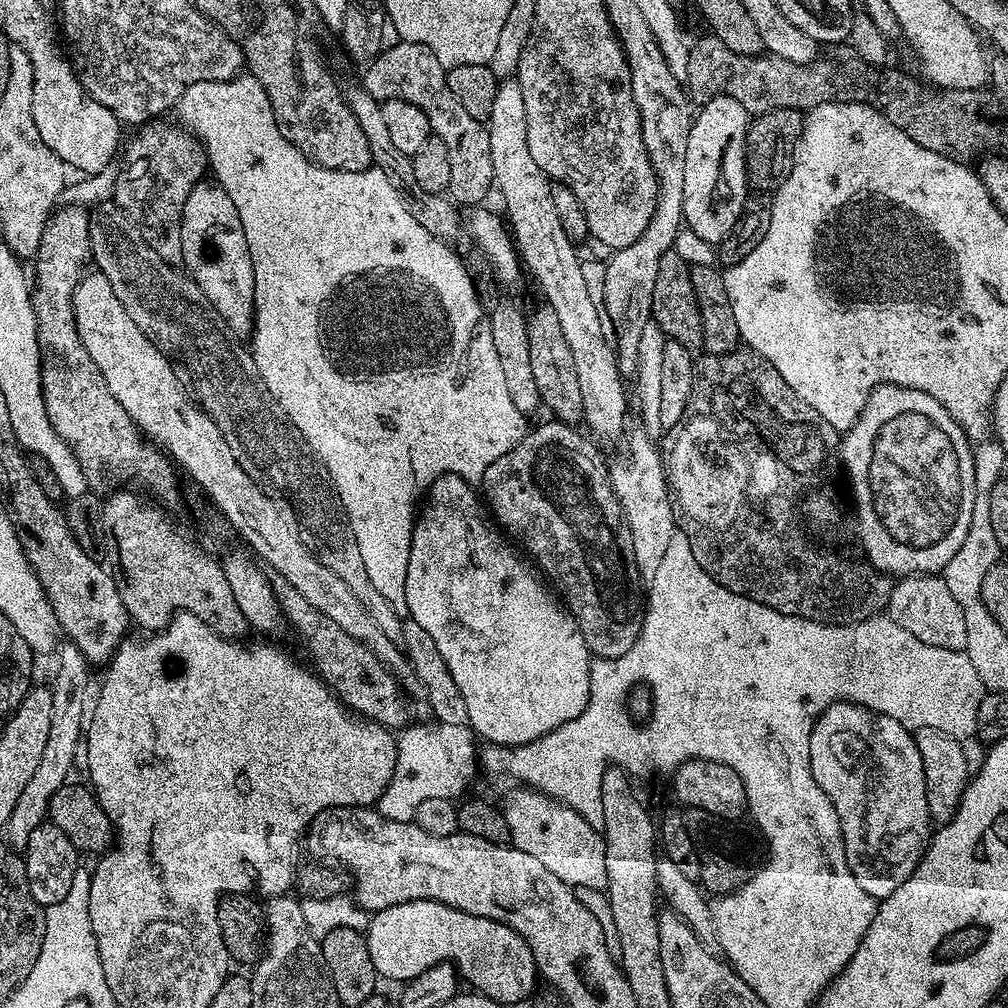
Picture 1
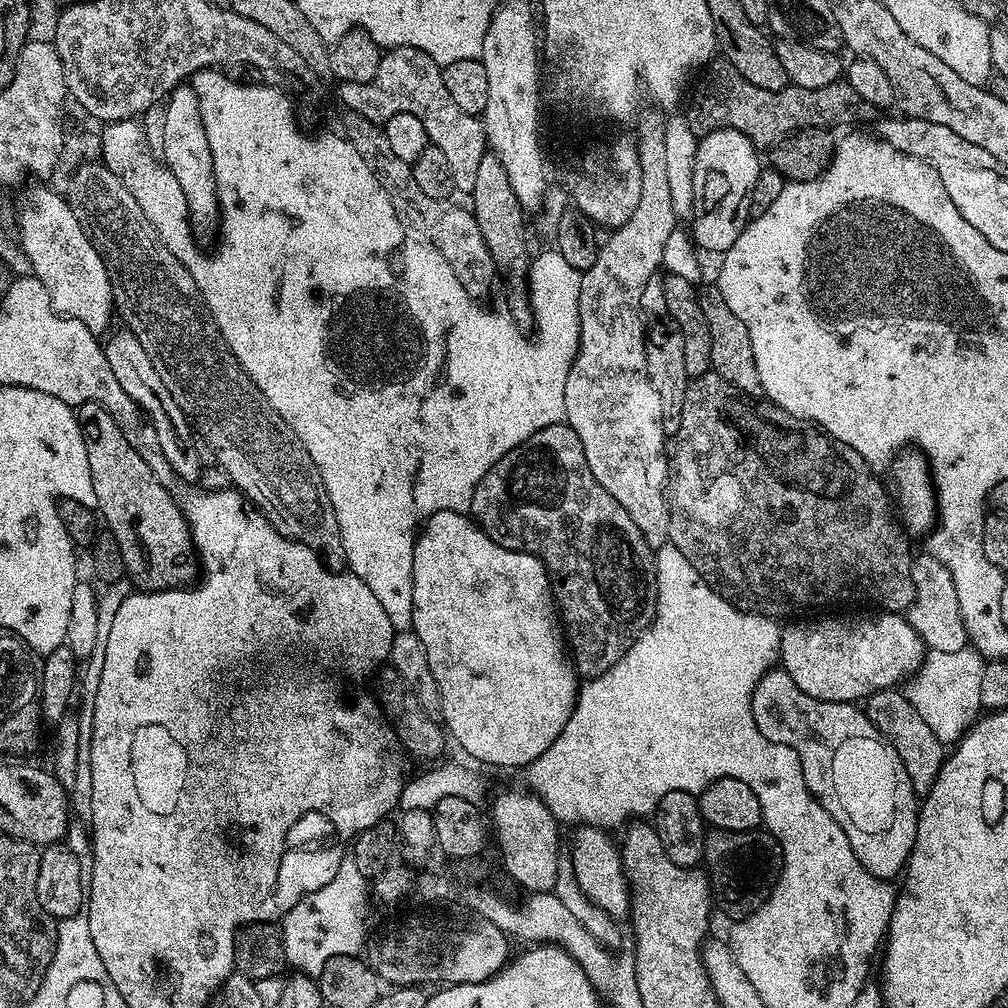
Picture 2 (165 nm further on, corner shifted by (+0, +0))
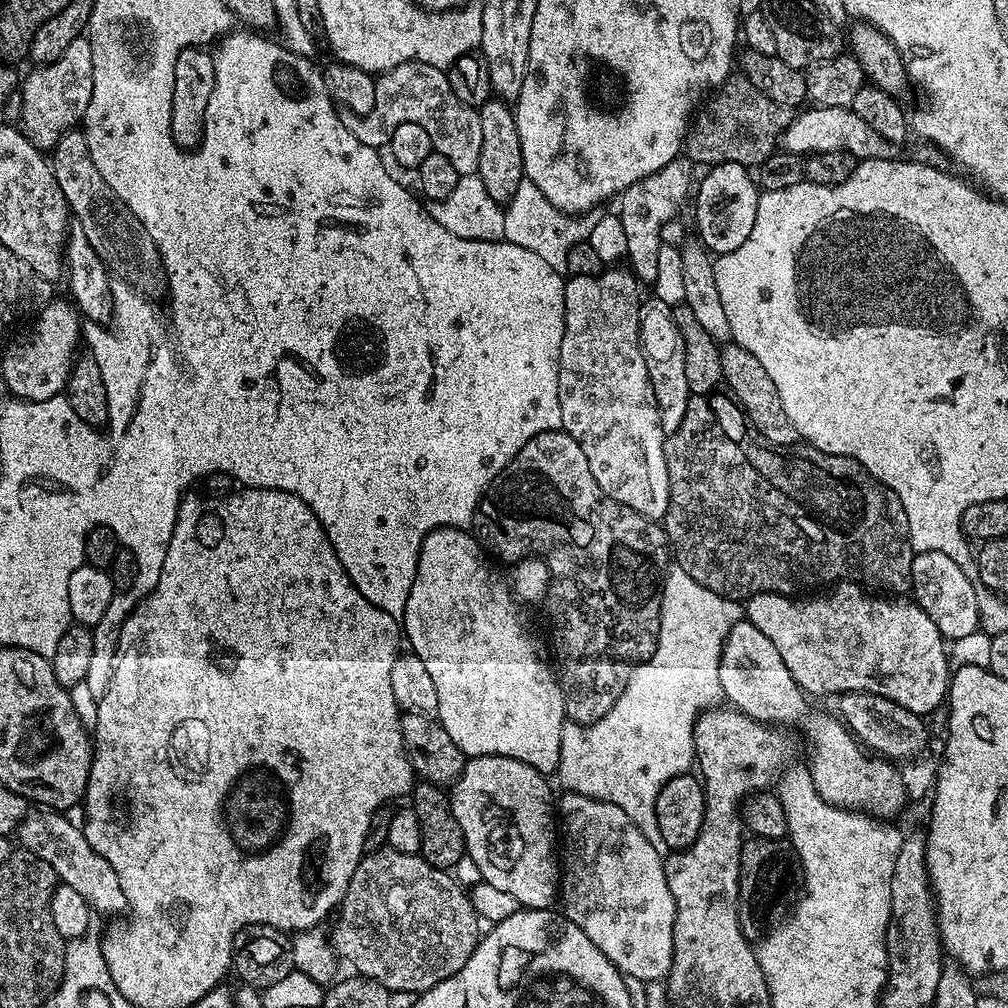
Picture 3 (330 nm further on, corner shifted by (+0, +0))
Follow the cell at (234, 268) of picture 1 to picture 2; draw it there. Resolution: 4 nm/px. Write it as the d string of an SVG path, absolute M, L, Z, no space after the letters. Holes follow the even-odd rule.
M182 83L166 97L163 108L164 125L160 128L160 148L164 151L163 163L178 182L187 215L188 212L192 215L191 223L197 229L204 228L207 224L215 225L220 214L220 199L216 193L210 142L206 138L206 130L200 117L198 94L192 89L191 83Z

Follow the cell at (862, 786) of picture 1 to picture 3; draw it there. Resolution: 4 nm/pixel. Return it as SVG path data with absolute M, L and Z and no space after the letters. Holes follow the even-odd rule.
M746 618L740 619L729 630L728 637L724 640L718 666L718 680L723 699L731 707L737 708L739 712L745 712L747 716L763 724L779 726L785 730L797 728L804 735L804 740L808 743L808 757L806 757L808 770L812 773L814 790L818 790L823 800L845 810L862 812L865 816L873 817L881 822L891 821L891 816L896 816L903 810L906 793L901 773L897 770L895 772L888 765L891 763L883 759L868 760L869 753L839 719L827 720L822 713L815 712L808 705L809 697L796 685L790 670L786 670L786 662L782 662L774 642L770 642L770 638L766 638L766 634L762 634L762 630L758 630L758 626L754 626Z

